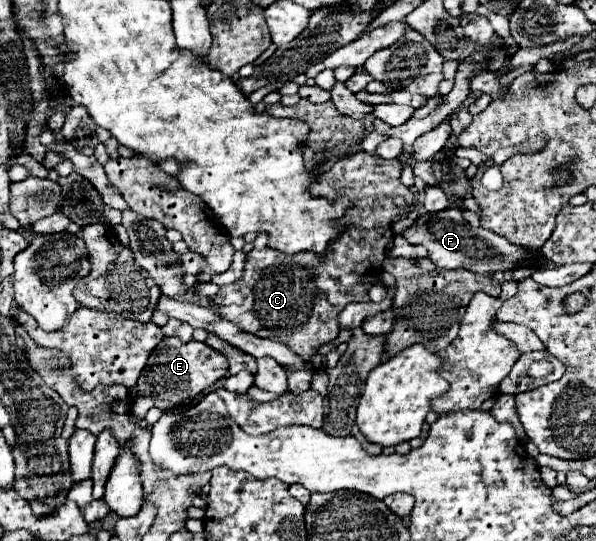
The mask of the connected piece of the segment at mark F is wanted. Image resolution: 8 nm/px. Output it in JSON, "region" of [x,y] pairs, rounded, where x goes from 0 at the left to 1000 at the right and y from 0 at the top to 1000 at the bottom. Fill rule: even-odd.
{"region":[[[755,383],[738,394],[715,394],[701,401],[701,409],[678,427],[678,438],[691,453],[711,453],[721,468],[721,482],[728,482],[732,494],[752,494],[752,497],[775,494],[802,508],[819,508],[832,501],[862,501],[883,490],[909,494],[916,486],[916,475],[909,464],[862,453],[829,427],[819,427],[809,420],[799,420],[799,423],[789,420],[775,401],[772,383]]]}

